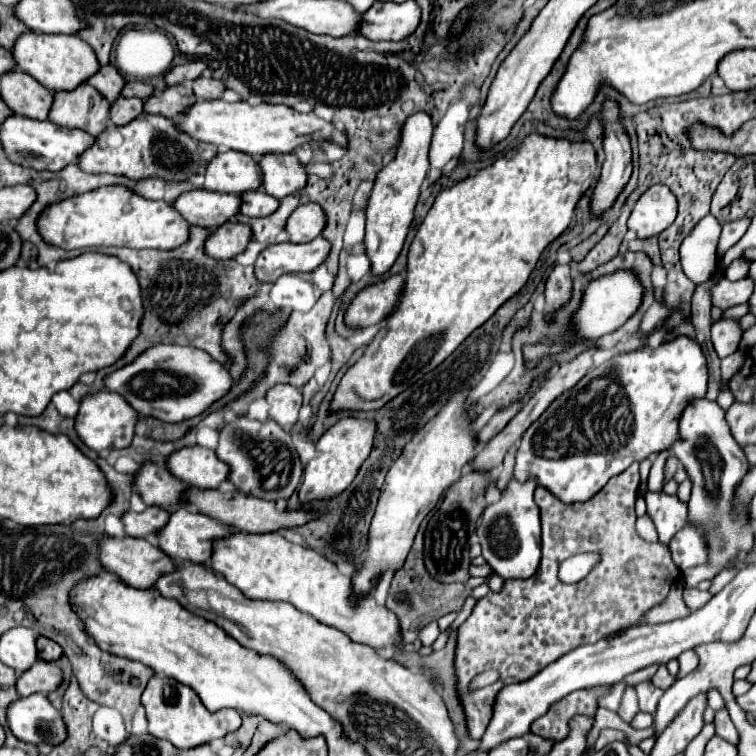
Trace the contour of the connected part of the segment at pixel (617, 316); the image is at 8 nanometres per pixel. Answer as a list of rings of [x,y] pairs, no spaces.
[[[616,272],[610,276],[602,276],[594,282],[590,282],[590,286],[584,292],[582,304],[578,308],[578,312],[574,314],[574,332],[580,338],[600,338],[604,334],[614,332],[616,328],[620,328],[640,306],[642,300],[642,286],[638,282],[638,278],[632,272]]]

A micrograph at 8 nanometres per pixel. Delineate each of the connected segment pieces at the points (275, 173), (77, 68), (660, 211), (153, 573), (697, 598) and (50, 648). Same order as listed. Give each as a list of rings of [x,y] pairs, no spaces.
[[[262,156],[260,170],[264,172],[264,192],[282,200],[306,186],[308,174],[302,162],[292,156]]]
[[[38,32],[22,34],[16,40],[12,54],[16,56],[20,70],[36,78],[42,86],[46,86],[52,92],[76,90],[80,84],[88,82],[88,78],[100,70],[94,50],[82,38],[68,34],[38,34]]]
[[[656,184],[648,188],[636,202],[628,218],[628,228],[634,230],[638,238],[652,238],[666,230],[674,222],[674,218],[676,198],[670,194],[668,188]]]
[[[106,536],[104,544],[100,546],[100,562],[104,564],[106,570],[110,570],[112,574],[120,576],[120,580],[124,580],[126,584],[132,584],[132,588],[154,588],[156,580],[164,574],[170,574],[176,570],[174,560],[164,554],[156,544],[150,544],[144,538],[112,538]]]
[[[684,588],[684,604],[686,604],[688,610],[694,612],[694,610],[702,608],[708,600],[710,600],[710,592],[702,592],[702,590],[698,590],[698,588],[694,588],[694,590]]]
[[[40,636],[40,638],[36,640],[36,646],[38,646],[38,658],[40,658],[40,660],[54,662],[54,660],[58,660],[58,658],[62,656],[62,648],[60,648],[56,642],[52,642],[52,640],[44,638],[44,636]]]

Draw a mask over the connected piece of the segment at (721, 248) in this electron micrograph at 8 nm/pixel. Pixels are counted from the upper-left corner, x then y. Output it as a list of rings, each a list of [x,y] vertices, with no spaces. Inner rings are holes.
[[[742,218],[742,220],[734,220],[734,222],[726,222],[722,226],[722,234],[720,234],[720,240],[718,240],[718,248],[716,248],[716,254],[722,256],[728,248],[732,248],[742,236],[744,232],[748,230],[750,226],[750,218]]]

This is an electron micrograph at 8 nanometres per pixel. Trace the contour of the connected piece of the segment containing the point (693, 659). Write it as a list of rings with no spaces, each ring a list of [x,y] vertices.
[[[686,650],[686,652],[682,652],[682,654],[678,656],[678,662],[680,662],[680,672],[678,672],[676,678],[690,674],[690,672],[698,666],[698,656],[696,656],[694,650]]]

